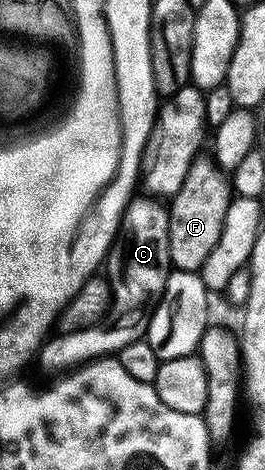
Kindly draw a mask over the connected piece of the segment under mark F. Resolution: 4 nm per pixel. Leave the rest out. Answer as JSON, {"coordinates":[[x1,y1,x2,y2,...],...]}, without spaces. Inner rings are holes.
{"coordinates":[[196,157,191,167,185,172,185,178,179,191,173,195,169,202,169,256,172,267,176,270,202,271,205,264,205,256,213,250,213,244,221,238,221,228,225,224,225,212,229,208,233,197,233,187,228,175,224,173,214,157]]}

